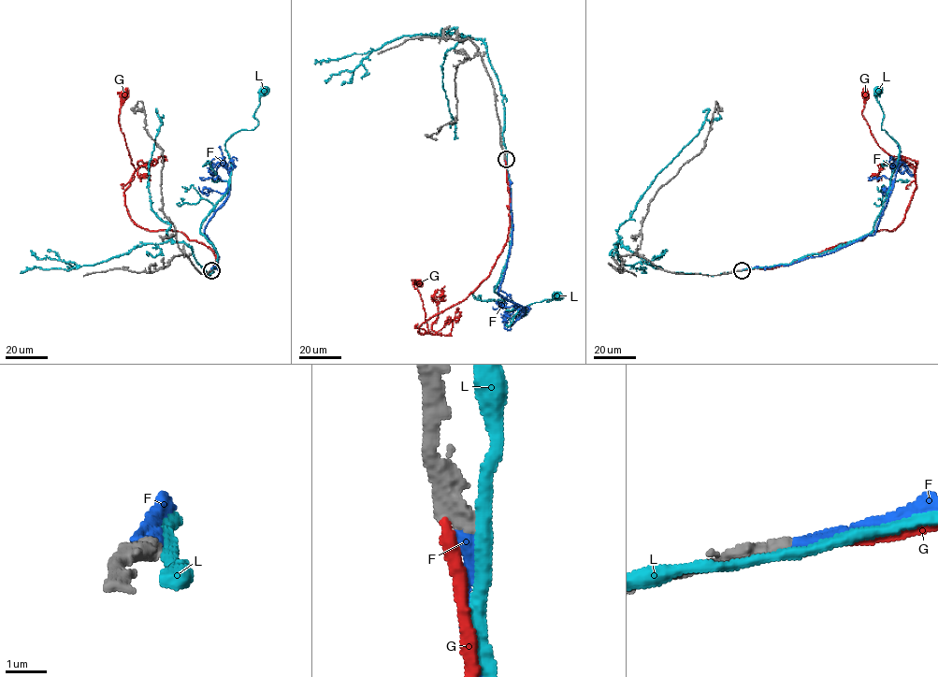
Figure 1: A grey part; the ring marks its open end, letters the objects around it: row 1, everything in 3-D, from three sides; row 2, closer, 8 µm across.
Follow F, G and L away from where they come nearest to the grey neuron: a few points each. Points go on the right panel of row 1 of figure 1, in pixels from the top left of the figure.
F: (741, 270), (790, 265), (834, 252), (873, 235), (887, 203), (898, 165), (902, 163), (912, 175), (889, 156)
G: (741, 270), (788, 265), (872, 232), (893, 230), (903, 219), (915, 173), (874, 139), (862, 115), (865, 94)
L: (741, 270), (790, 264), (873, 230), (899, 149), (882, 130), (879, 93)

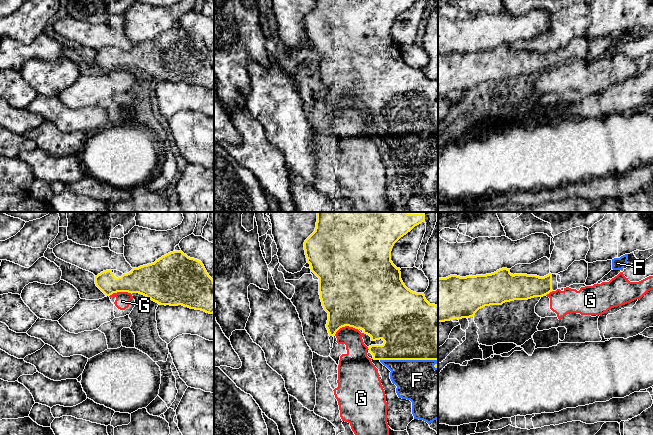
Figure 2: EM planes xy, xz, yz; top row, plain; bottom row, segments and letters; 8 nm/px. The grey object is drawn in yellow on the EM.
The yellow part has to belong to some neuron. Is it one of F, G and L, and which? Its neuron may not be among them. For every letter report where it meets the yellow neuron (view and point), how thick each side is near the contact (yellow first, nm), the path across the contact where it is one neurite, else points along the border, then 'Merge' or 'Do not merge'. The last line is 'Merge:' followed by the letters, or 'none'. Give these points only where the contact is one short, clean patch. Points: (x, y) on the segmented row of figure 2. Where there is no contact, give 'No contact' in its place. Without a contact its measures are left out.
F: Touches yellow at xz (409, 359). Thickness 500 nm (yellow) against 340 nm. Merge
G: Touches yellow at xz (346, 325). Thickness 500 nm (yellow) against 160 nm. Do not merge
L: No contact. Do not merge
Merge: F

